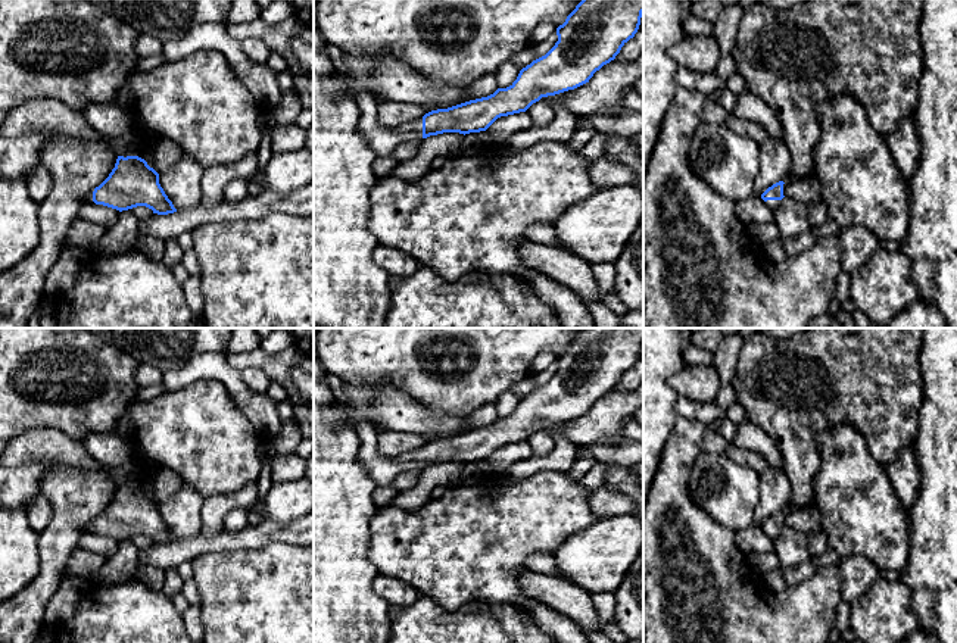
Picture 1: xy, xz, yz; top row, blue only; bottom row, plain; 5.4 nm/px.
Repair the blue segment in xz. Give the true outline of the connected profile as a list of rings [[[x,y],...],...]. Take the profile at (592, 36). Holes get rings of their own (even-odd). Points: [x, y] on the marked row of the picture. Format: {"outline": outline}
{"outline": [[[582,0],[557,28],[558,41],[542,57],[523,68],[517,79],[493,94],[448,109],[425,113],[421,119],[386,128],[378,124],[377,104],[356,84],[359,131],[377,157],[390,156],[405,141],[423,141],[443,132],[486,131],[498,118],[526,112],[542,97],[574,90],[593,77],[635,37],[643,13],[643,0]]]}

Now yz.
{"outline": [[[779,181],[769,187],[763,194],[761,199],[766,202],[766,205],[774,210],[780,205],[780,200],[785,197],[785,187],[786,184],[783,181]]]}

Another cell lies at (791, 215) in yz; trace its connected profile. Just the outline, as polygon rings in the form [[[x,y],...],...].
[[[783,197],[780,205],[774,209],[774,222],[779,227],[780,240],[810,230],[807,203],[791,197]]]

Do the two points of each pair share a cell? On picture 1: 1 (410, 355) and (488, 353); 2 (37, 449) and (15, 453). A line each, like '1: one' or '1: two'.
1: one
2: one

